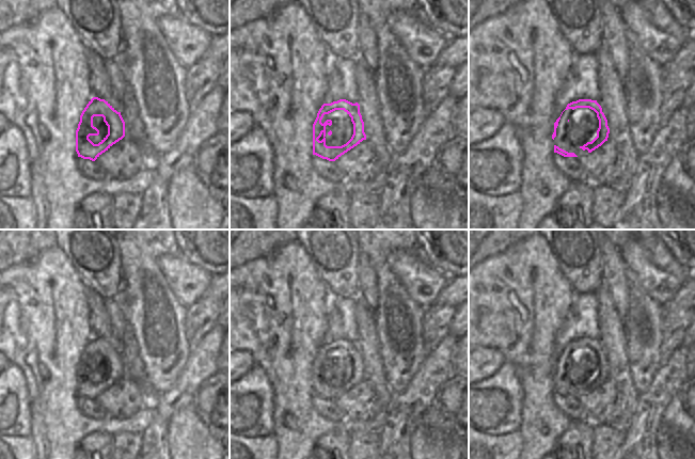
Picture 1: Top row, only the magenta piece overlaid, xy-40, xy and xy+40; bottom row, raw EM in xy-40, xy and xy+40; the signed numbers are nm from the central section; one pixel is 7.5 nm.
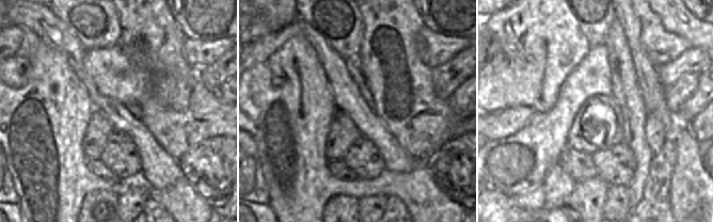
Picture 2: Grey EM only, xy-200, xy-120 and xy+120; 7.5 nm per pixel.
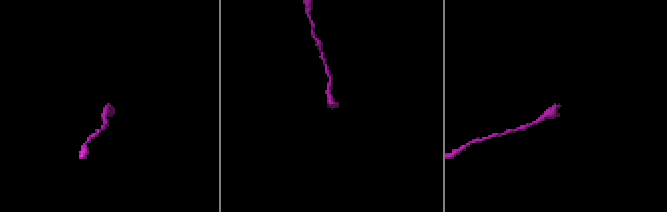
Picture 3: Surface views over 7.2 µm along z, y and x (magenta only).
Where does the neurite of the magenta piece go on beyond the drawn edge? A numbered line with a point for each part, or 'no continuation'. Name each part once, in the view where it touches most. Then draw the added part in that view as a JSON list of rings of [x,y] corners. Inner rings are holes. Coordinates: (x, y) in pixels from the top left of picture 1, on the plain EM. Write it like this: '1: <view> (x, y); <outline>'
1: xy (342, 366); [[[335,349],[329,353],[325,353],[321,362],[327,359],[332,360],[332,364],[326,365],[326,384],[342,385],[346,383],[353,374],[353,363],[351,357],[344,349]]]

